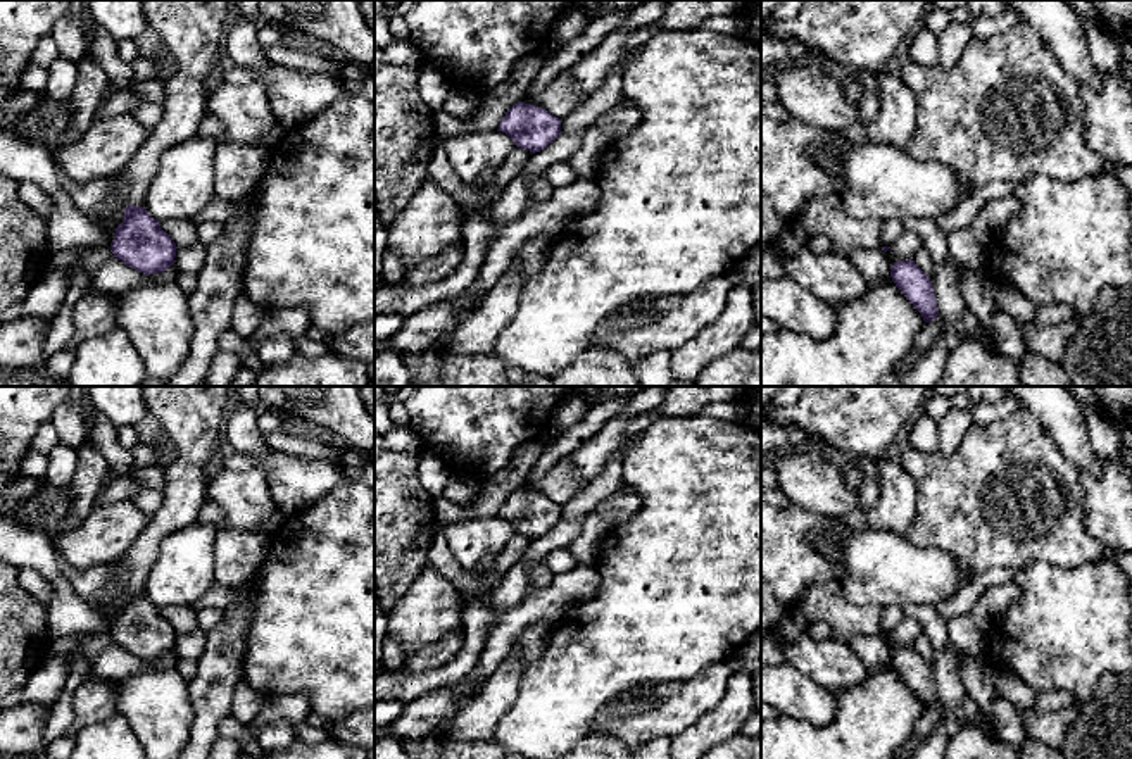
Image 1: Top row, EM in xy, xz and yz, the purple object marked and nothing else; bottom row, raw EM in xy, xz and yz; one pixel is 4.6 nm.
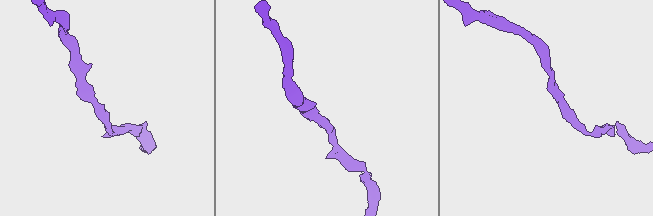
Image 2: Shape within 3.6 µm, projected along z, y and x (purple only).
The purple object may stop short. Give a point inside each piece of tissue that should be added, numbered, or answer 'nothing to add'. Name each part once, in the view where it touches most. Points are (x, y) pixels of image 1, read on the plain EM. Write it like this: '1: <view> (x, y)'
nothing to add

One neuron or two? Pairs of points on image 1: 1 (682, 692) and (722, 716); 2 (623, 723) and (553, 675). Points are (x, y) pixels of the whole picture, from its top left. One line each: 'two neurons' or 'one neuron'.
1: two neurons
2: two neurons

